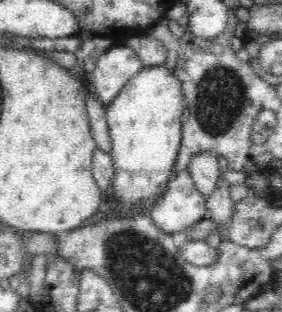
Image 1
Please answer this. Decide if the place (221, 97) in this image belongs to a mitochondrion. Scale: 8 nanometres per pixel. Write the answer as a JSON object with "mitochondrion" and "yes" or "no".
{"mitochondrion":"yes"}

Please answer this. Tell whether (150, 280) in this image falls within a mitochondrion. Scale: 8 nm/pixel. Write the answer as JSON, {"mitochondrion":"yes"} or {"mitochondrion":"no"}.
{"mitochondrion":"yes"}

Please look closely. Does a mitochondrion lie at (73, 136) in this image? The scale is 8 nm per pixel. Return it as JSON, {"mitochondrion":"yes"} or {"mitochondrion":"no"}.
{"mitochondrion":"no"}

